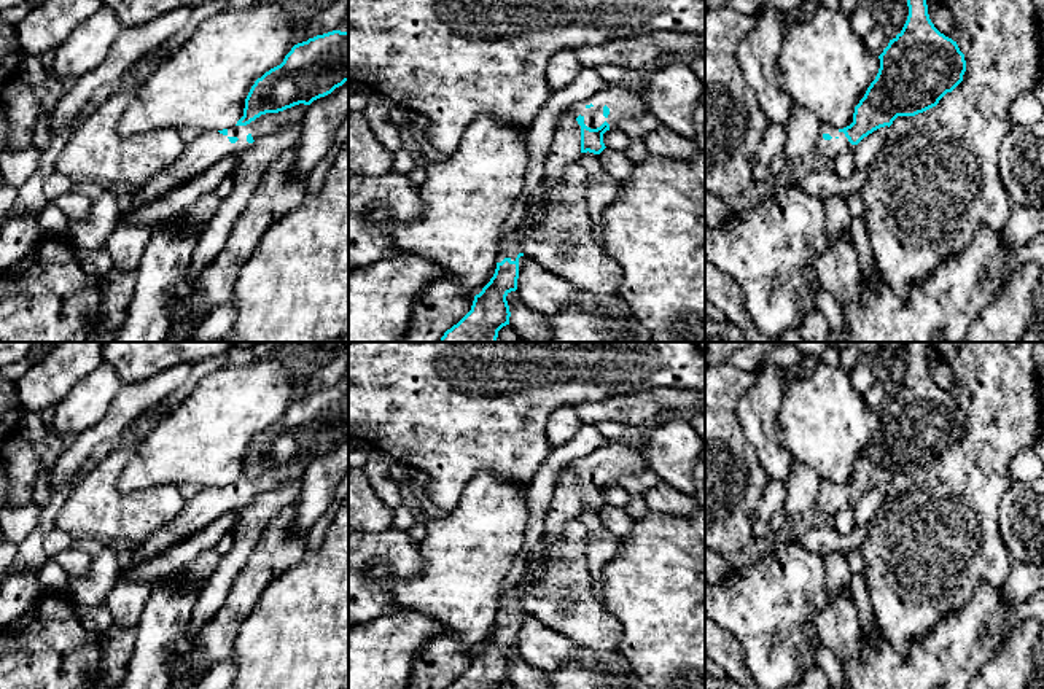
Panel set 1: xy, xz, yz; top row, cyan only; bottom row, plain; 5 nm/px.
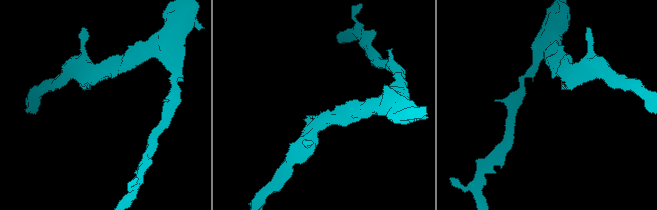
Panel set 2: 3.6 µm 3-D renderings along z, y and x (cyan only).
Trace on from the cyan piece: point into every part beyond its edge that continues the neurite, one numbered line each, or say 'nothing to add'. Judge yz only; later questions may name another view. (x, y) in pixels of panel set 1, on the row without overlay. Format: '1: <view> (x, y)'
1: yz (828, 506)

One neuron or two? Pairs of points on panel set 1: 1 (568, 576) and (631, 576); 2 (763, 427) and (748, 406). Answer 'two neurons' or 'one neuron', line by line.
1: two neurons
2: one neuron

